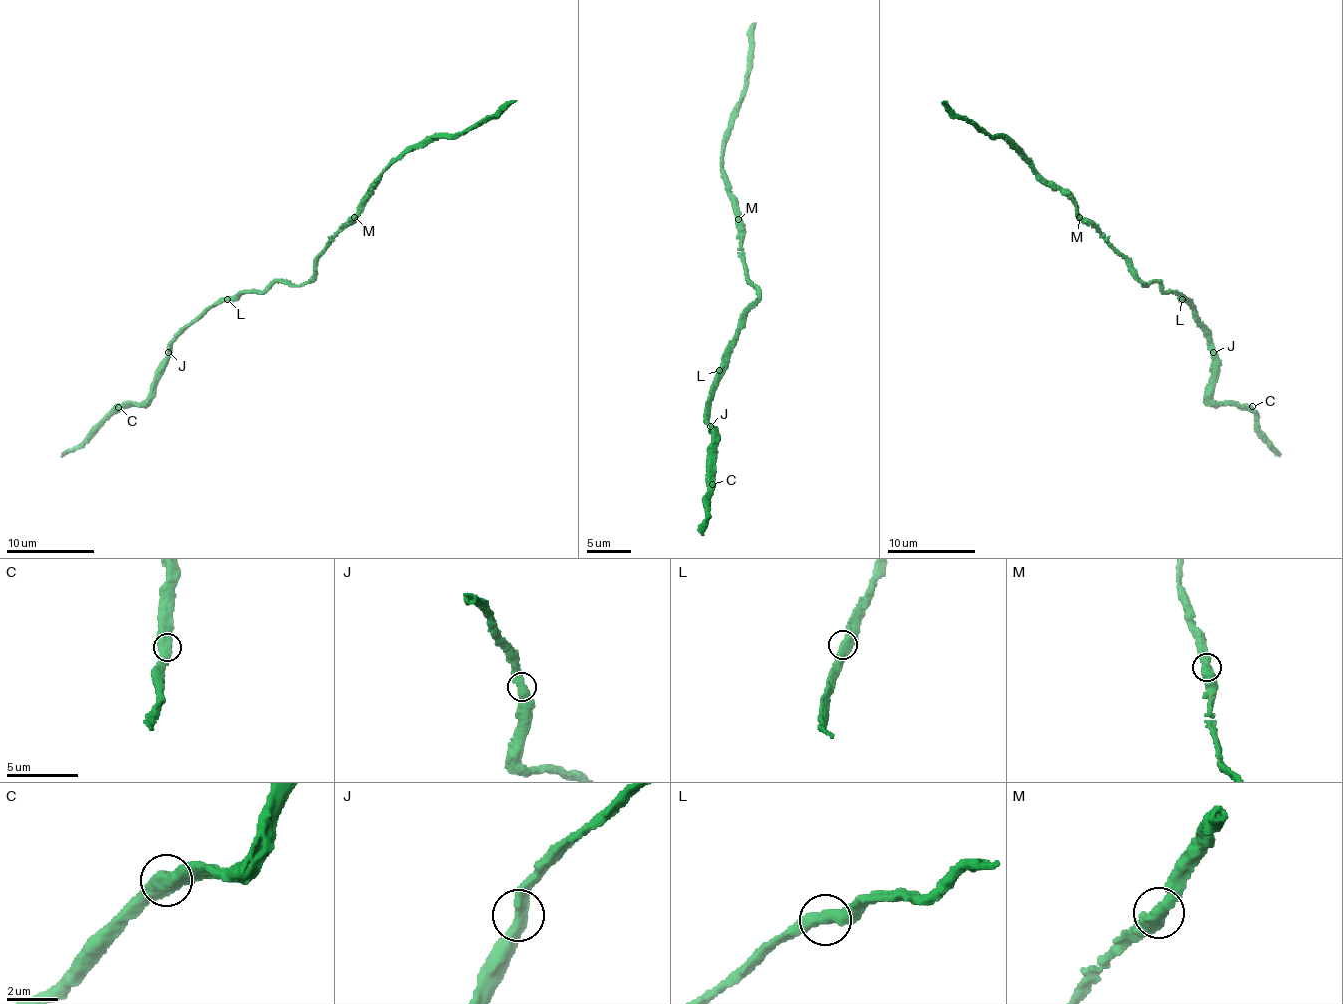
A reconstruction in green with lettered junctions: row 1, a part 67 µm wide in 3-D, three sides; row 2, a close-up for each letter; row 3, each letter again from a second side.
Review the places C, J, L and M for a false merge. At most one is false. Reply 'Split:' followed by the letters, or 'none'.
Split: none

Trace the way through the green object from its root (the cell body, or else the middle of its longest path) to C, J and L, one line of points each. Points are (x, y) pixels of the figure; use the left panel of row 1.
C: (307, 282), (276, 282), (264, 291), (250, 291), (223, 299), (171, 341), (155, 394), (142, 403), (118, 407)
J: (307, 282), (276, 282), (264, 291), (250, 291), (223, 299), (180, 332), (168, 352)
L: (307, 282), (276, 282), (264, 291), (242, 291), (227, 299)

